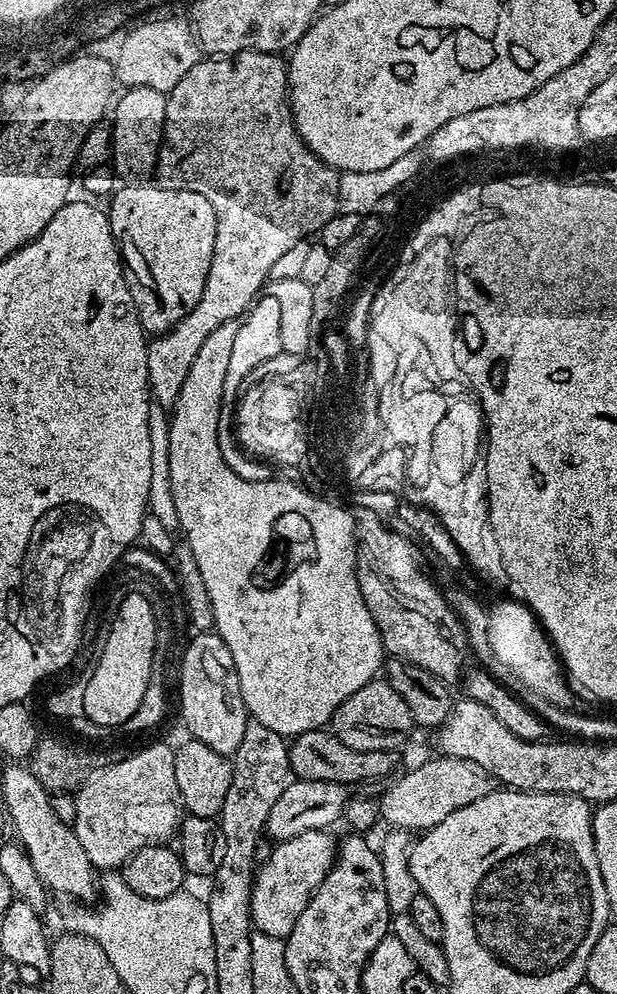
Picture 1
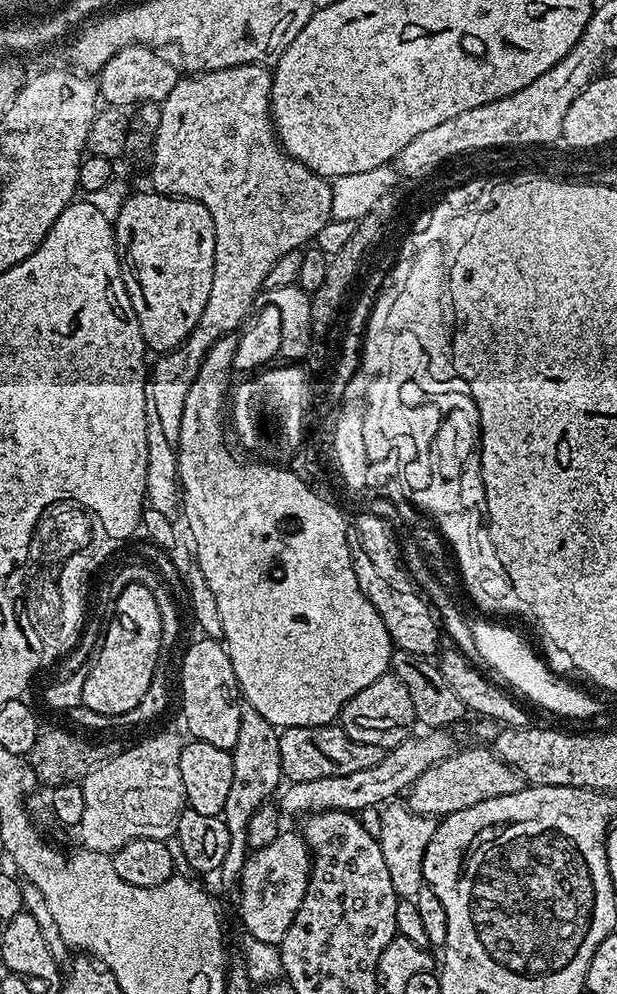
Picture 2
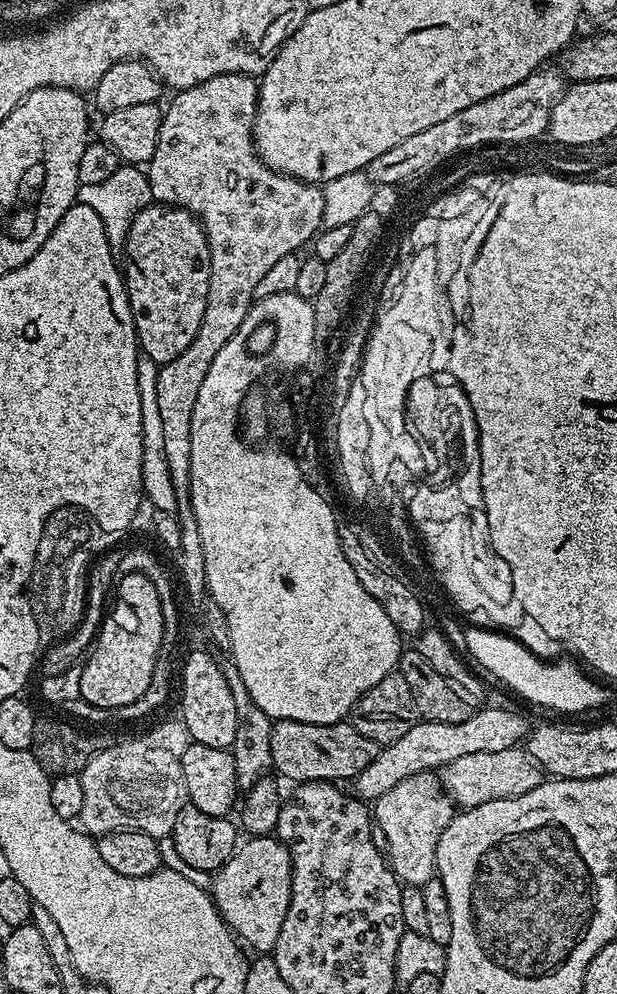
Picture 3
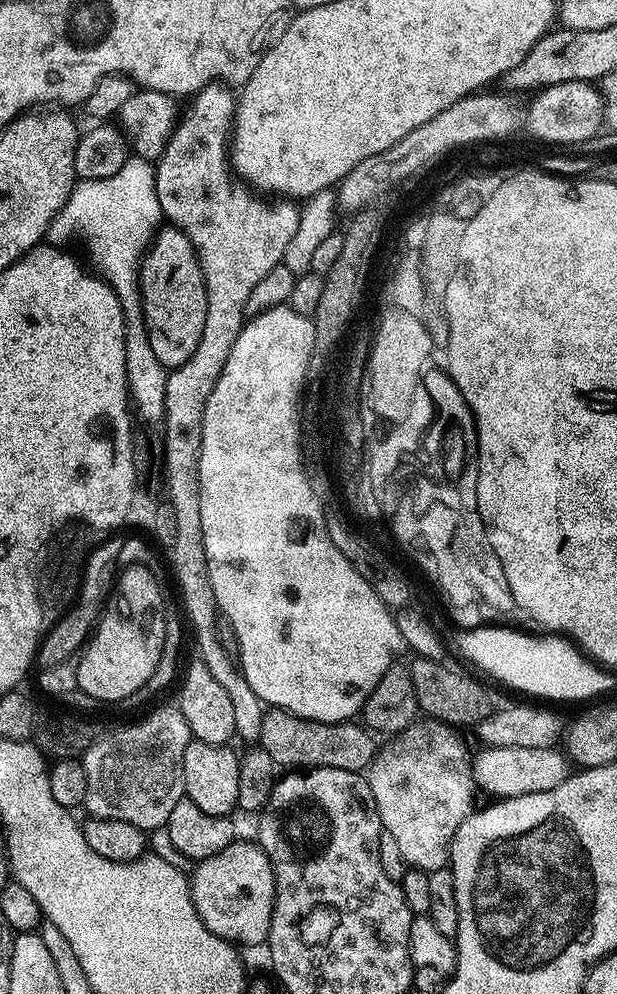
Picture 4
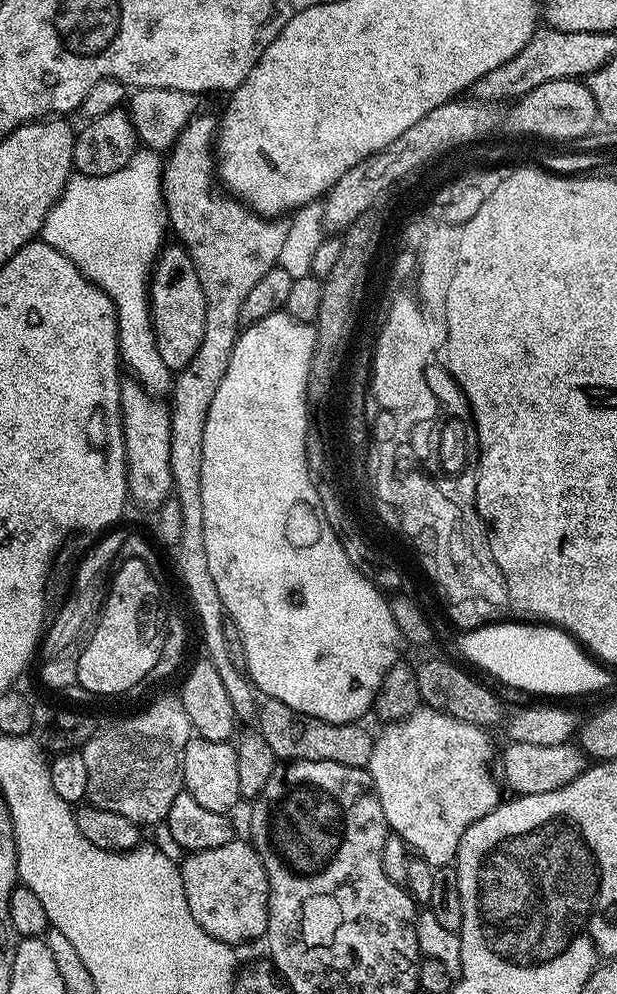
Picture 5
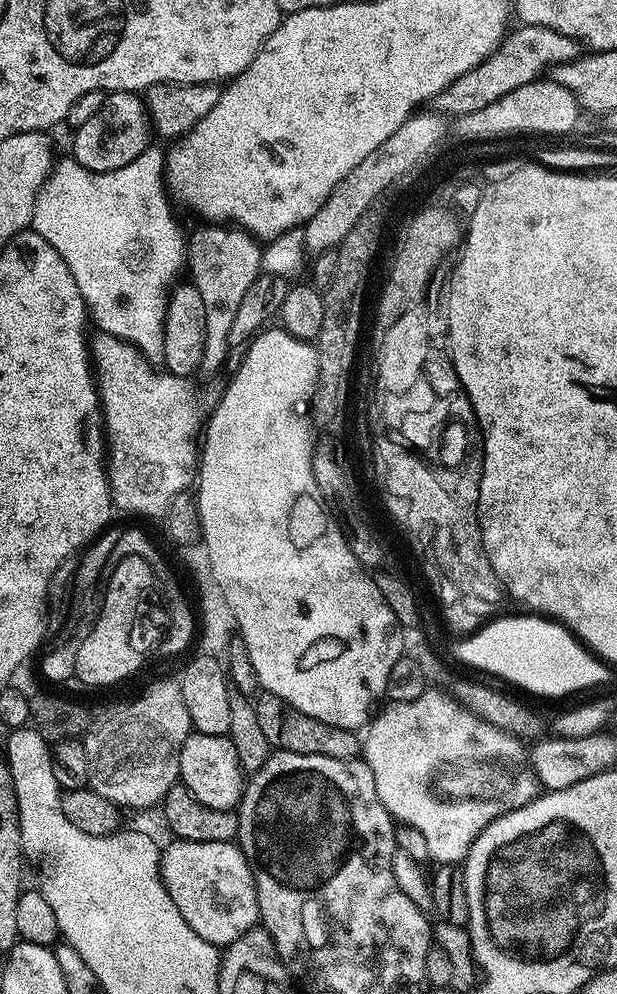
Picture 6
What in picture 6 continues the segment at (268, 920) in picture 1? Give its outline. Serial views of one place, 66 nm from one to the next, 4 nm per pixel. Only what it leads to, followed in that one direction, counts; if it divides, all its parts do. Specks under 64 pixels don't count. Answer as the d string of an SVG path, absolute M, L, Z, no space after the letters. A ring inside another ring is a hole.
M173 839L171 843L169 848L163 849L160 857L160 873L168 893L174 898L174 906L178 906L178 914L186 918L190 930L194 930L198 938L206 938L206 942L217 946L227 946L260 924L258 890L254 874L247 858L242 854L239 843L190 842L177 839Z

